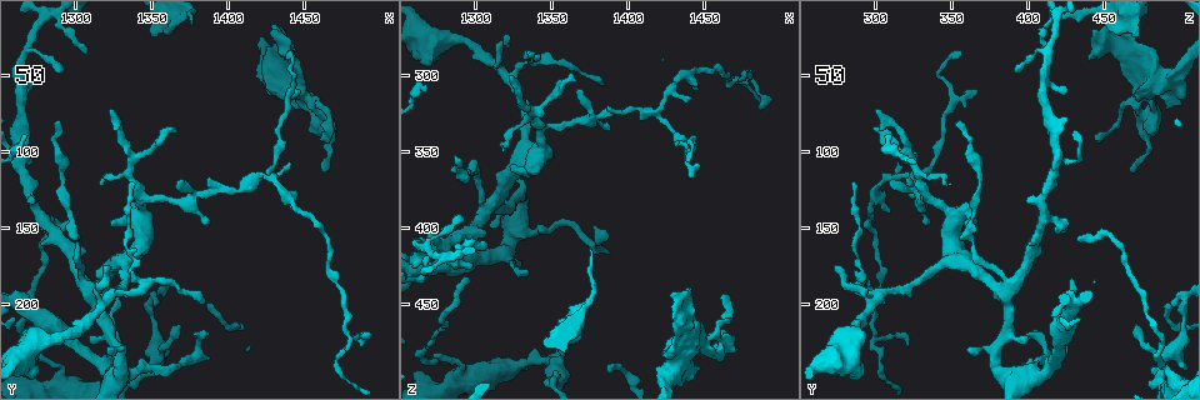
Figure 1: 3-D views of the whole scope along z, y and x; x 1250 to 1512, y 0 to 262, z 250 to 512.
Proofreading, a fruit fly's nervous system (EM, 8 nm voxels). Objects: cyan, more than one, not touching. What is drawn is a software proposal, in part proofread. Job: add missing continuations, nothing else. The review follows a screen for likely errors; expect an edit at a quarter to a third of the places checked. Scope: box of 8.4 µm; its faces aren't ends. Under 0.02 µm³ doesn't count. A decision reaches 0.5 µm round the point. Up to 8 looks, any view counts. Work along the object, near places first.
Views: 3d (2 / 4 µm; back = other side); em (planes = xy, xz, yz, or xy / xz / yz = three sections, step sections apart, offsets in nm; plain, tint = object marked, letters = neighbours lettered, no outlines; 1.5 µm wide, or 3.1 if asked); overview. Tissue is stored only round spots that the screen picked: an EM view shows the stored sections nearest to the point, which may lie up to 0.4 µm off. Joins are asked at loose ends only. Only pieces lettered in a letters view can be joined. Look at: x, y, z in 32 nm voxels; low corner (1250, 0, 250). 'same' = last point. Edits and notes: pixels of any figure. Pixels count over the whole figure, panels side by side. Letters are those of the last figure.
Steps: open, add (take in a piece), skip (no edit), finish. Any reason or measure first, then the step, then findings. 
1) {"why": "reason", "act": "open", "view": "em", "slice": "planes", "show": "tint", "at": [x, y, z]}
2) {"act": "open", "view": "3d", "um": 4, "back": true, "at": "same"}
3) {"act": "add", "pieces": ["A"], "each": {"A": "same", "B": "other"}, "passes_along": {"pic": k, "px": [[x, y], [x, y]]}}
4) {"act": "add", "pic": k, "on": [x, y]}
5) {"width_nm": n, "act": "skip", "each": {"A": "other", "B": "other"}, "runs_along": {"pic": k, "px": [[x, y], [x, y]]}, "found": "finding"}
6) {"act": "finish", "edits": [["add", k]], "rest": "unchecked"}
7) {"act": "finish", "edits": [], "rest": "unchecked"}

{"why": "free end", "act": "open", "view": "em", "slice": "xz", "step": 8, "show": "letters", "at": [1438, 36, 354]}

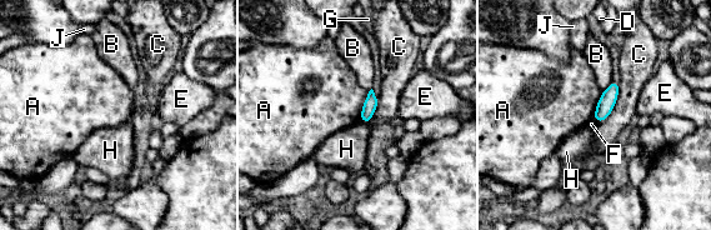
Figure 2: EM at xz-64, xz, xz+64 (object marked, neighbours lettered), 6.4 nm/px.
{"act": "skip", "each": {"A": "other", "B": "other", "C": "other", "D": "other", "E": "other", "F": "other", "G": "other", "H": "other", "J": "other"}, "border": {"pic": 2, "px": [[369, 91], [359, 120]]}, "found": "none of them fits"}

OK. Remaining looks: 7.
{"act": "open", "view": "em", "slice": "planes", "show": "tint", "at": [1428, 20, 444]}

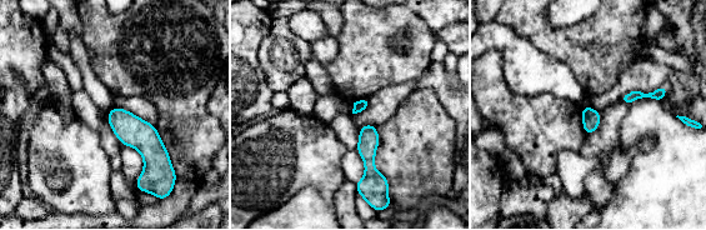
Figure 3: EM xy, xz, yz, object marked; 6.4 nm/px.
{"why": "see the neighbours", "act": "open", "view": "em", "slice": "planes", "show": "letters", "at": "same"}

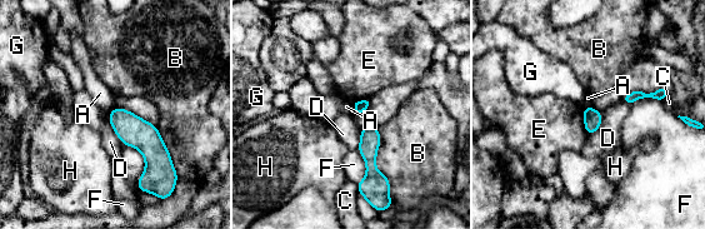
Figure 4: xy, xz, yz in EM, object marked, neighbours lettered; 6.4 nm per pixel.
{"act": "skip", "each": {"A": "other", "B": "other", "C": "other", "D": "other", "E": "other", "F": "other", "G": "other", "H": "other"}, "border": {"pic": 4, "px": [[355, 103], [353, 113]]}, "found": "none of them fits"}

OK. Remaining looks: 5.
{"why": "an open end", "act": "open", "view": "em", "slice": "planes", "show": "letters", "at": [1350, 22, 472]}

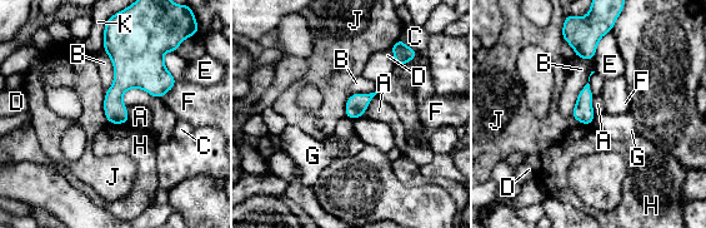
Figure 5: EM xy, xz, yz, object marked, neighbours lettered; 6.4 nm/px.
{"act": "skip", "each": {"A": "other", "B": "other", "C": "other", "D": "other", "E": "other", "F": "other", "G": "other", "H": "other", "J": "other", "K": "other"}, "border": {"pic": 5, "px": [[376, 93], [361, 117]]}, "found": "no lettered piece goes on from it"}

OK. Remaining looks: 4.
{"act": "finish", "edits": [], "rest": "unchecked"}

